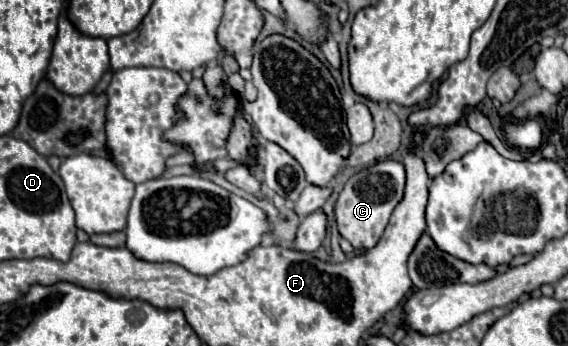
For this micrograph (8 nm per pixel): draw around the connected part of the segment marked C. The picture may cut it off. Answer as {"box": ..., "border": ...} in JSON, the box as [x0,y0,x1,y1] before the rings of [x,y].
{"box":[336,159,406,251],"border":[[[382,159],[358,173],[354,173],[348,183],[344,185],[338,201],[336,201],[336,225],[344,239],[352,243],[356,251],[364,251],[376,245],[376,241],[382,237],[388,219],[394,211],[394,207],[402,201],[406,185],[406,171],[400,161],[394,159]]]}

